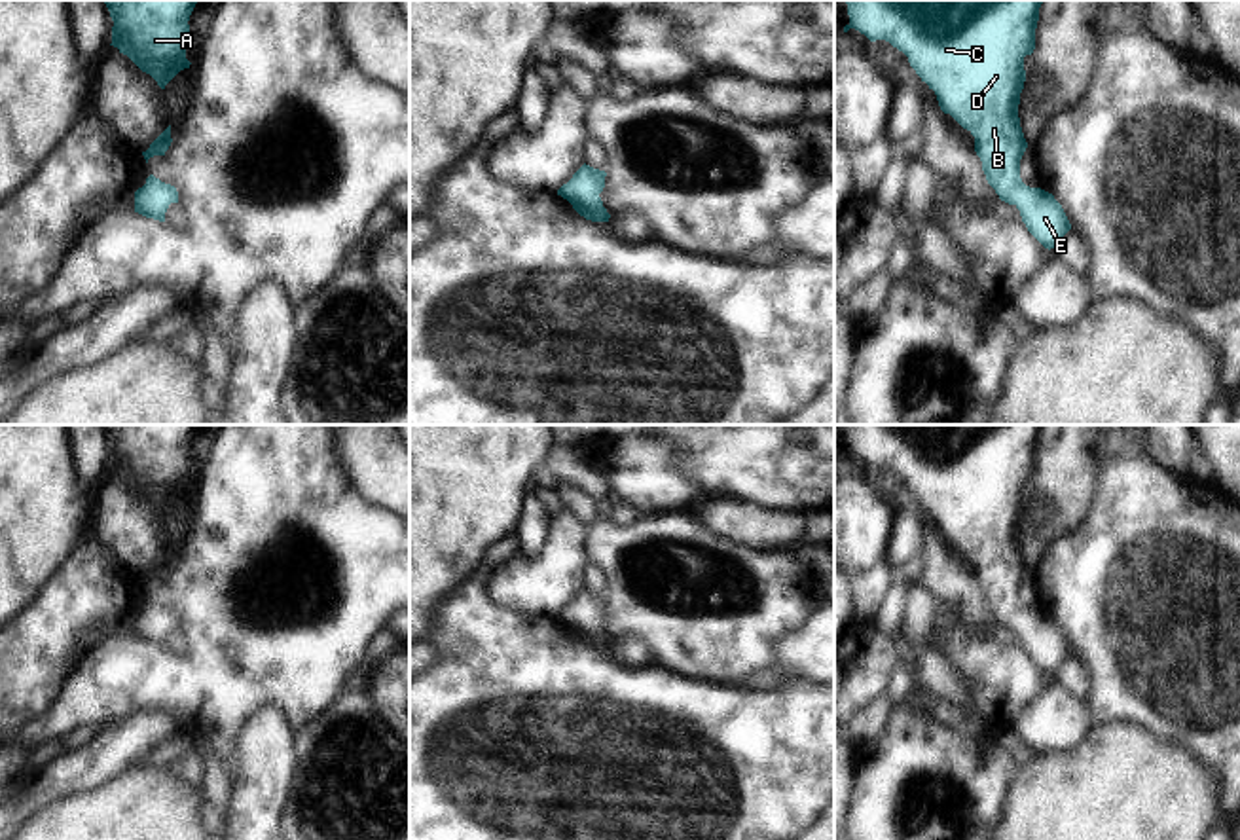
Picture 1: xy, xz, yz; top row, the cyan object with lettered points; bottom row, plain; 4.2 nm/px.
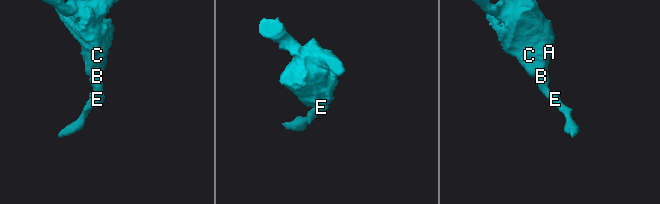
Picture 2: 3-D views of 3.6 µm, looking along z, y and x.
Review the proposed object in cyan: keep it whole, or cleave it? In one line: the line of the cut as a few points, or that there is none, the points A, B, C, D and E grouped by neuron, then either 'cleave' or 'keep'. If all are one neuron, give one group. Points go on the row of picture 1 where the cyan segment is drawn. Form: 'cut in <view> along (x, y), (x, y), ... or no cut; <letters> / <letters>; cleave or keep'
no cut; A B C D E; keep

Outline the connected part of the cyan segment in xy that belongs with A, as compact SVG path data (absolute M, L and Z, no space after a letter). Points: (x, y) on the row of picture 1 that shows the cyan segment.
M102 0L114 21L112 44L161 89L190 68L190 15L197 0Z

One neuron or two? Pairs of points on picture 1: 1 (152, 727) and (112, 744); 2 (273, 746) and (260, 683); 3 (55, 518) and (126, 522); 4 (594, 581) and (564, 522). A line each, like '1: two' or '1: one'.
1: one
2: two
3: two
4: two

